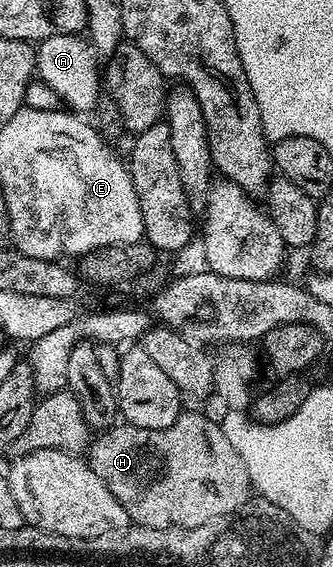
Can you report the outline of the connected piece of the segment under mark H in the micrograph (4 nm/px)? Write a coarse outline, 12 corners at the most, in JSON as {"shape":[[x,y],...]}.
{"shape":[[117,423],[87,462],[133,525],[204,527],[251,497],[220,424]]}

